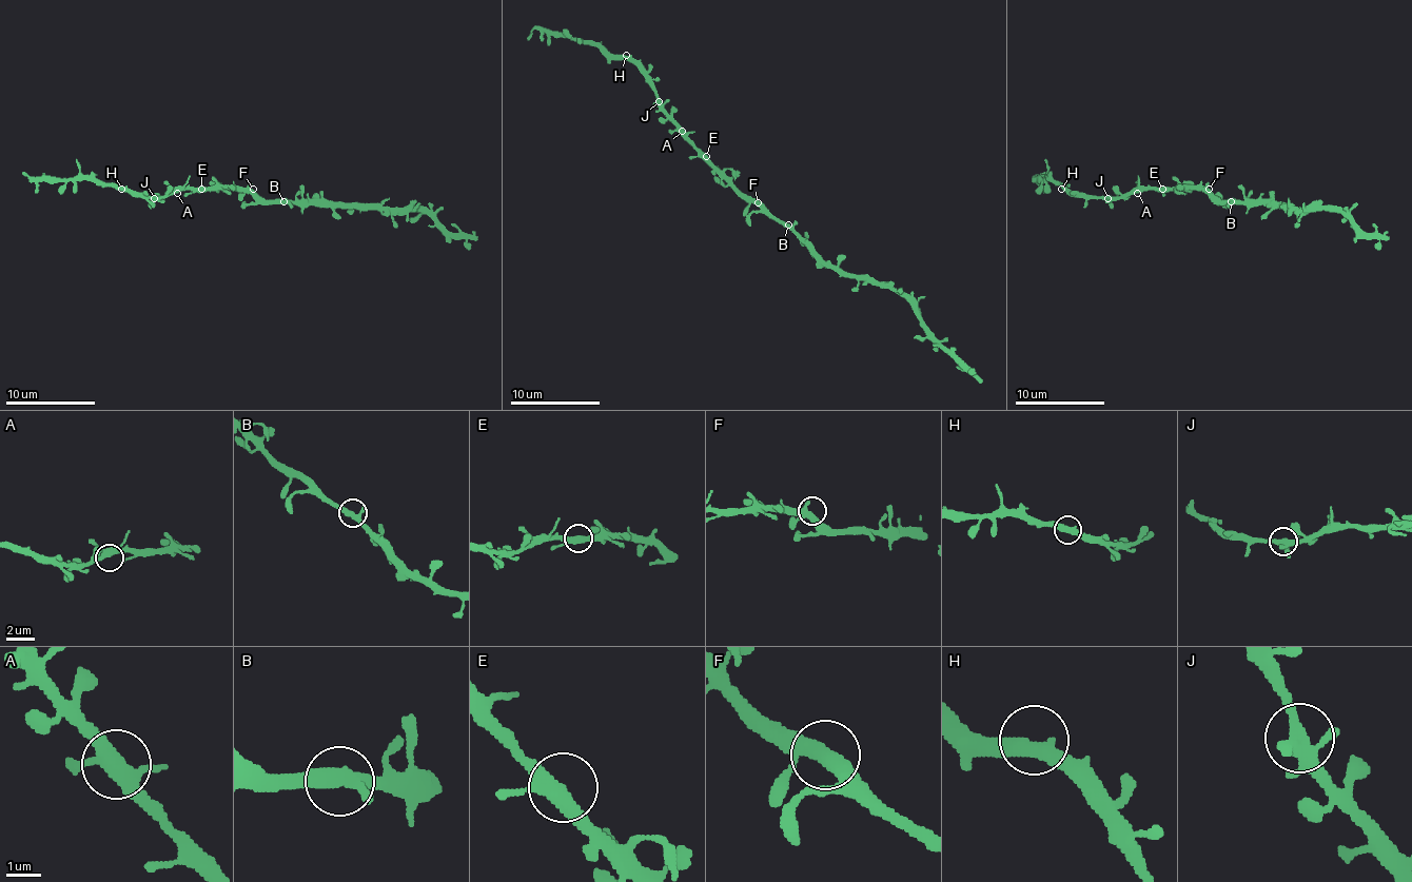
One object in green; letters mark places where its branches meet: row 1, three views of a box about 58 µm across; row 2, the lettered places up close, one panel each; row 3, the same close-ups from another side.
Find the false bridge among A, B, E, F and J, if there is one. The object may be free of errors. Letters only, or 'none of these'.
none of these

